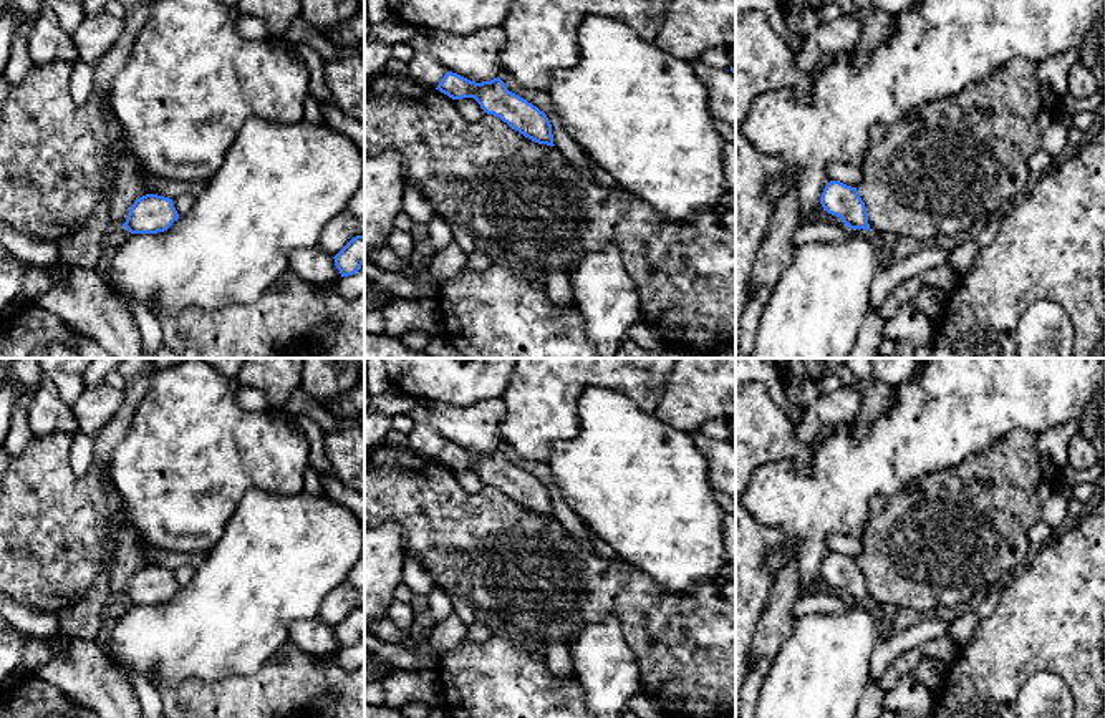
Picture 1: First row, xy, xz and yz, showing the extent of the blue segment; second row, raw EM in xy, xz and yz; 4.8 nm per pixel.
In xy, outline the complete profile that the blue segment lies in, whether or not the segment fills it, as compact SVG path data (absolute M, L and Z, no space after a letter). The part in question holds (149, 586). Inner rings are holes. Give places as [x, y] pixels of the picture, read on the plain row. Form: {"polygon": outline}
{"polygon": "M146 565L134 572L123 597L131 605L157 605L167 602L177 590L172 570Z"}

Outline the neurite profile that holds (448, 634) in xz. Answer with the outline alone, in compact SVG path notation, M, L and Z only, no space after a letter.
M451 614L446 620L436 623L429 635L429 643L441 658L446 652L456 648L464 638L464 627L457 615Z

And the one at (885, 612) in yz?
M873 604L876 619L883 620L880 638L890 638L893 635L893 610L888 605Z

